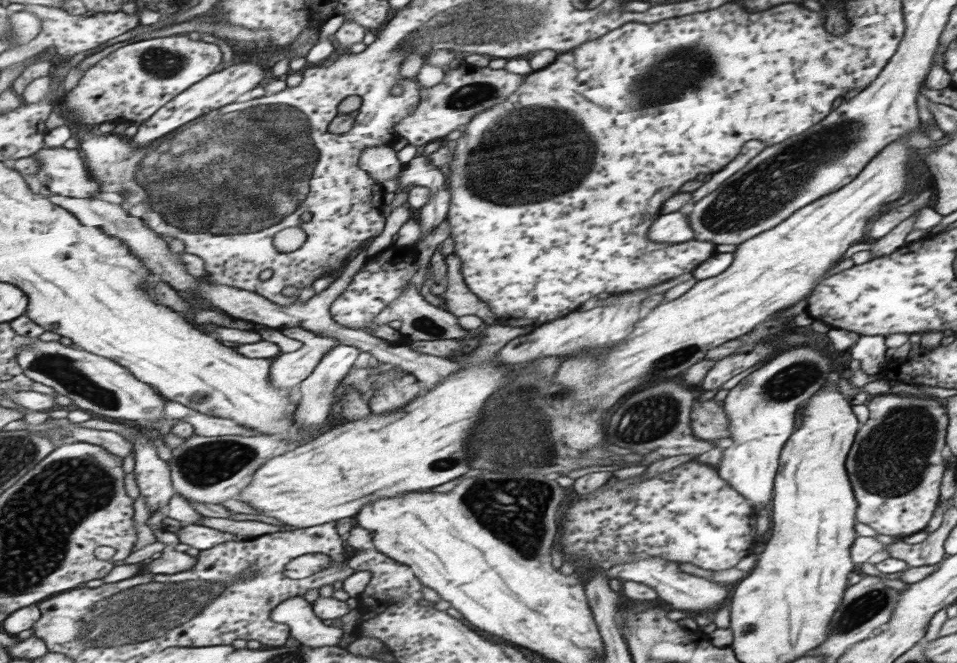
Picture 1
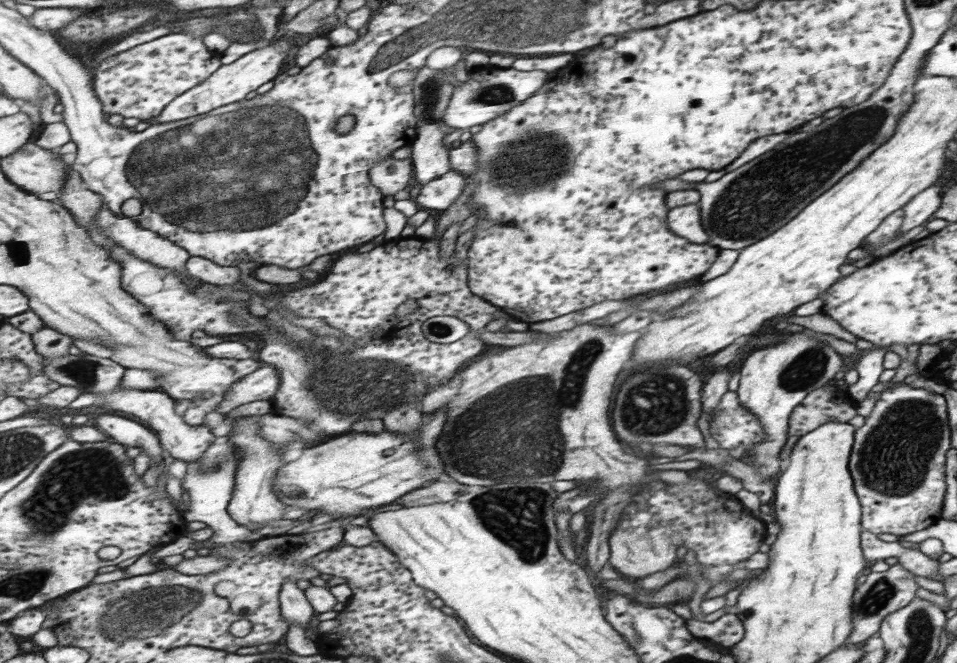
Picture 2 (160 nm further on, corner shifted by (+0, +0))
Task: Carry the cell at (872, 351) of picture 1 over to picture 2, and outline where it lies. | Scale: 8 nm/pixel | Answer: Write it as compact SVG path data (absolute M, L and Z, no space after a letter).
M873 348L873 350L863 350L859 354L859 361L854 366L857 379L850 383L851 386L846 388L849 396L857 403L861 403L869 393L869 390L877 384L879 374L883 372L881 360L883 360L885 348Z

